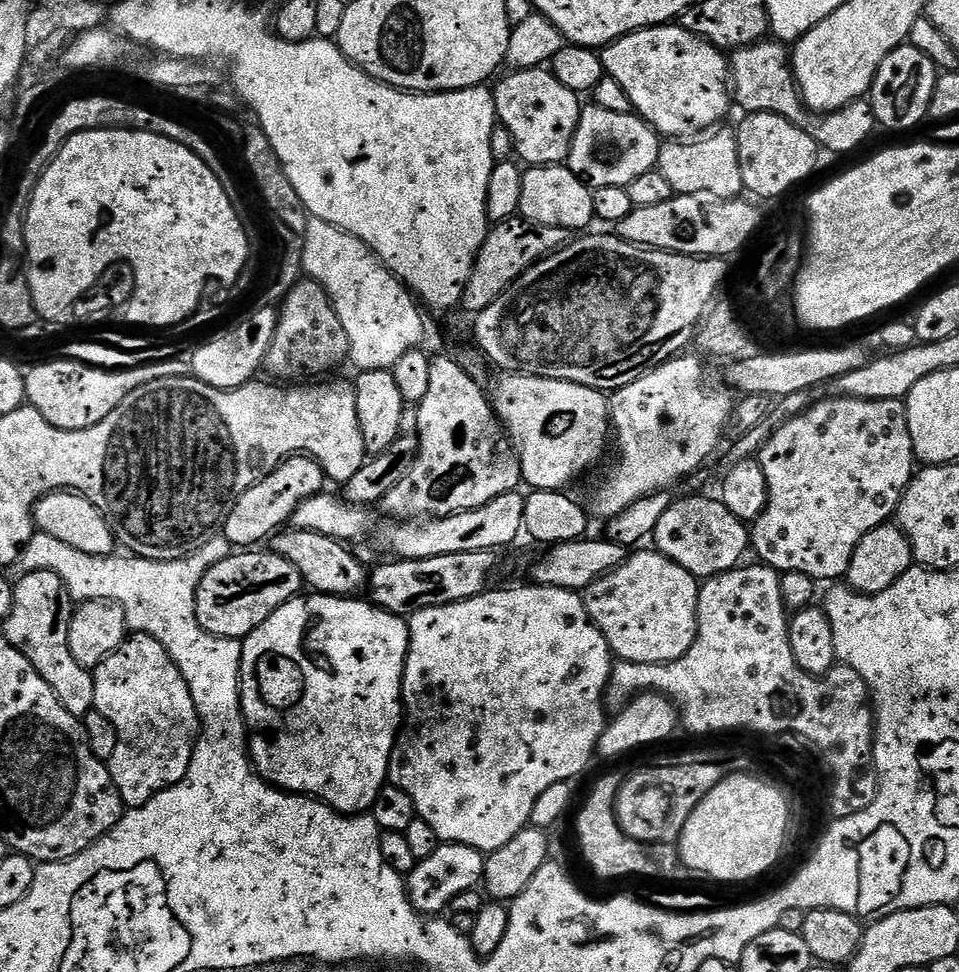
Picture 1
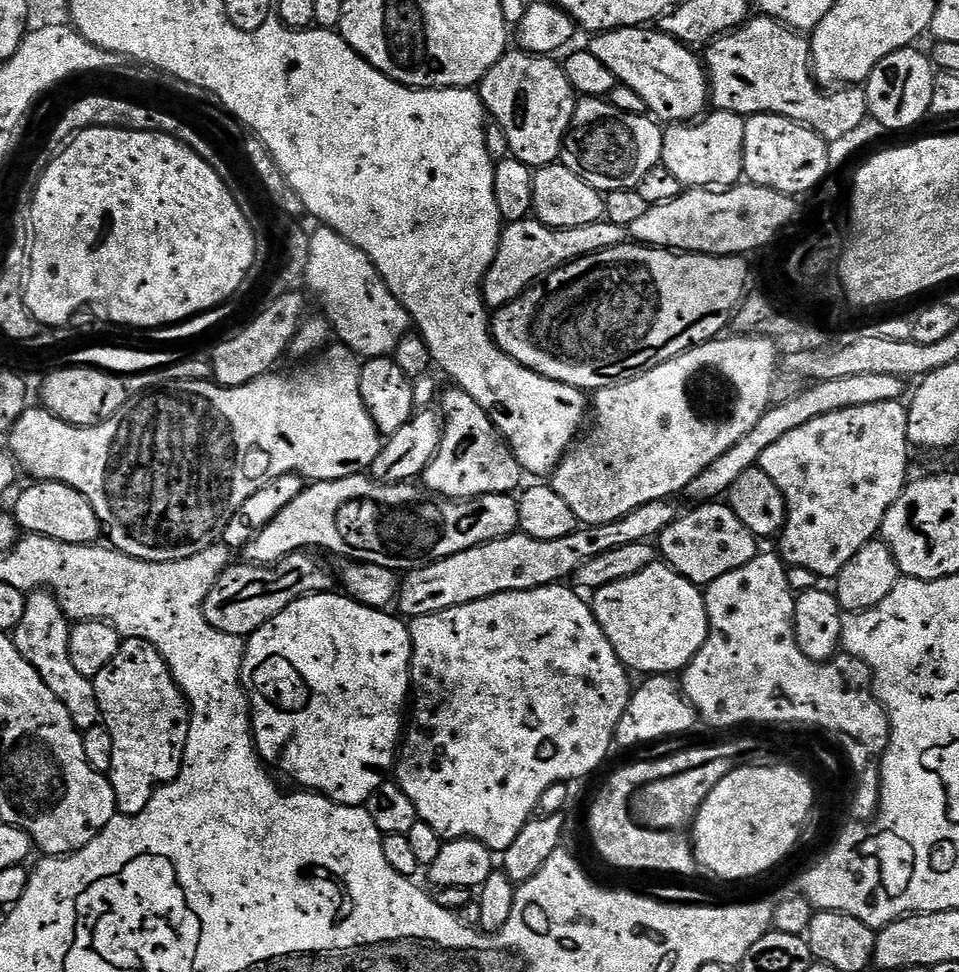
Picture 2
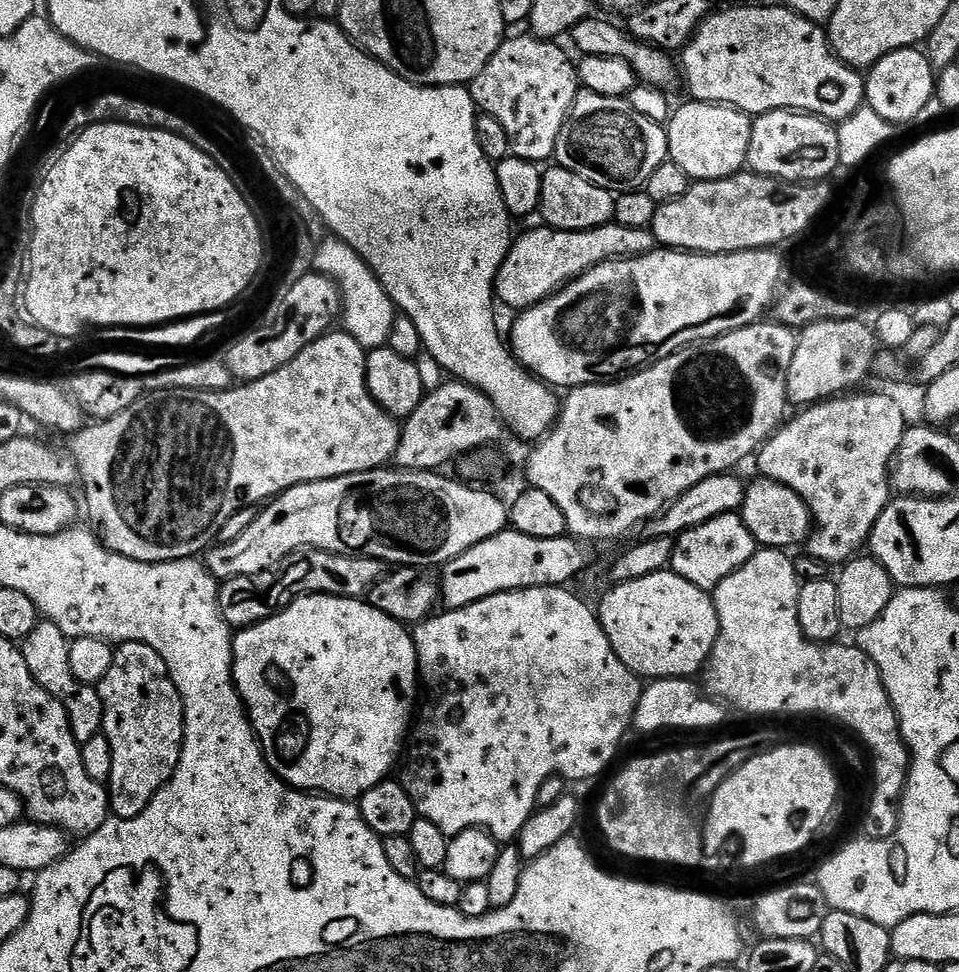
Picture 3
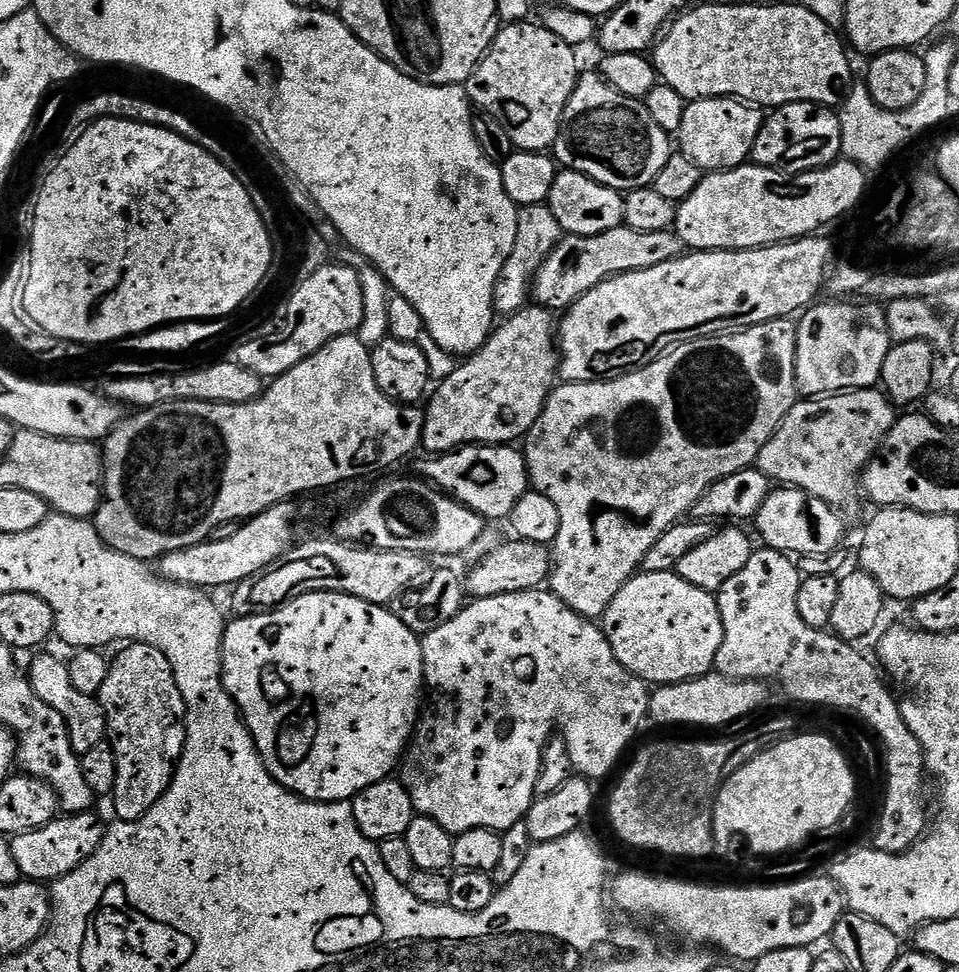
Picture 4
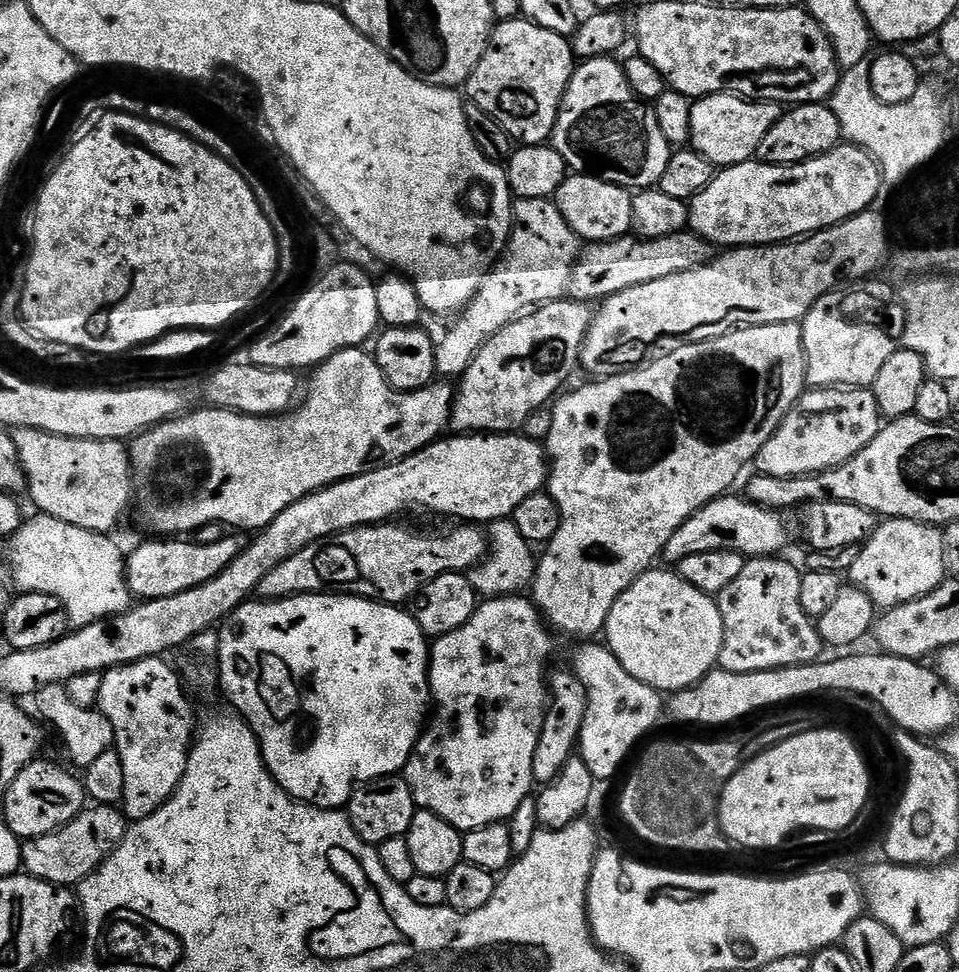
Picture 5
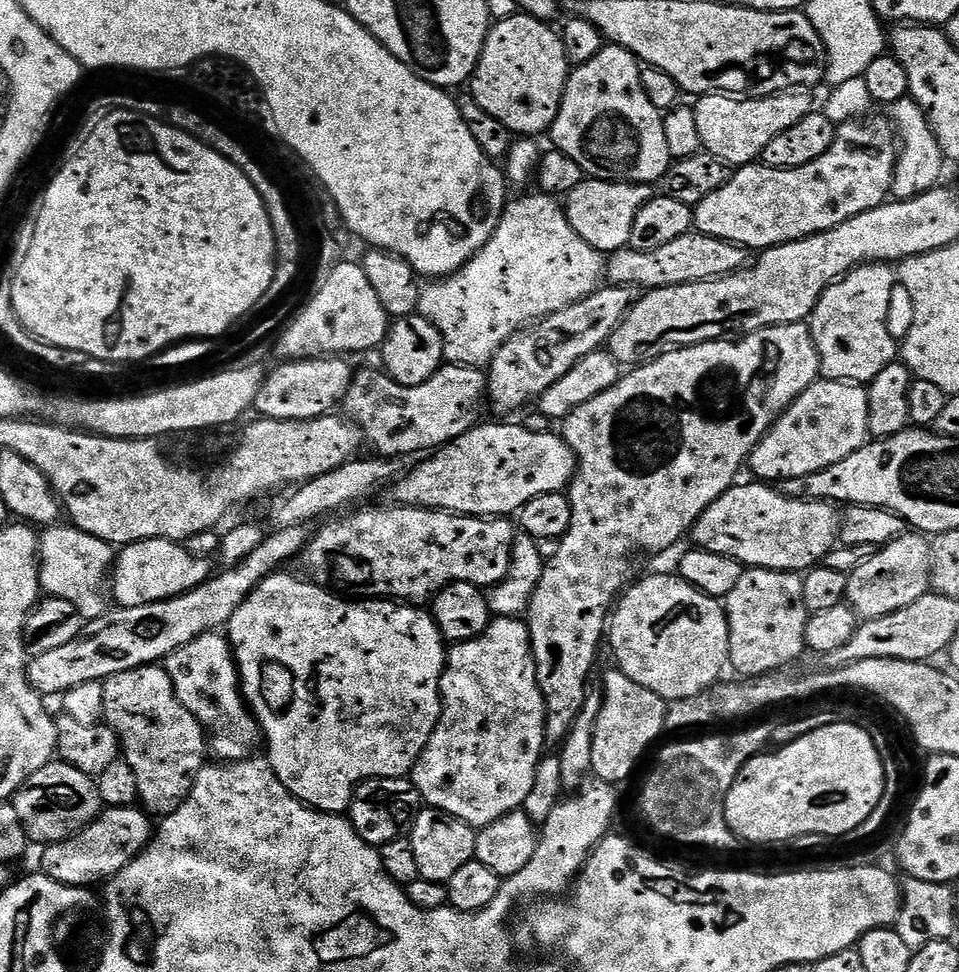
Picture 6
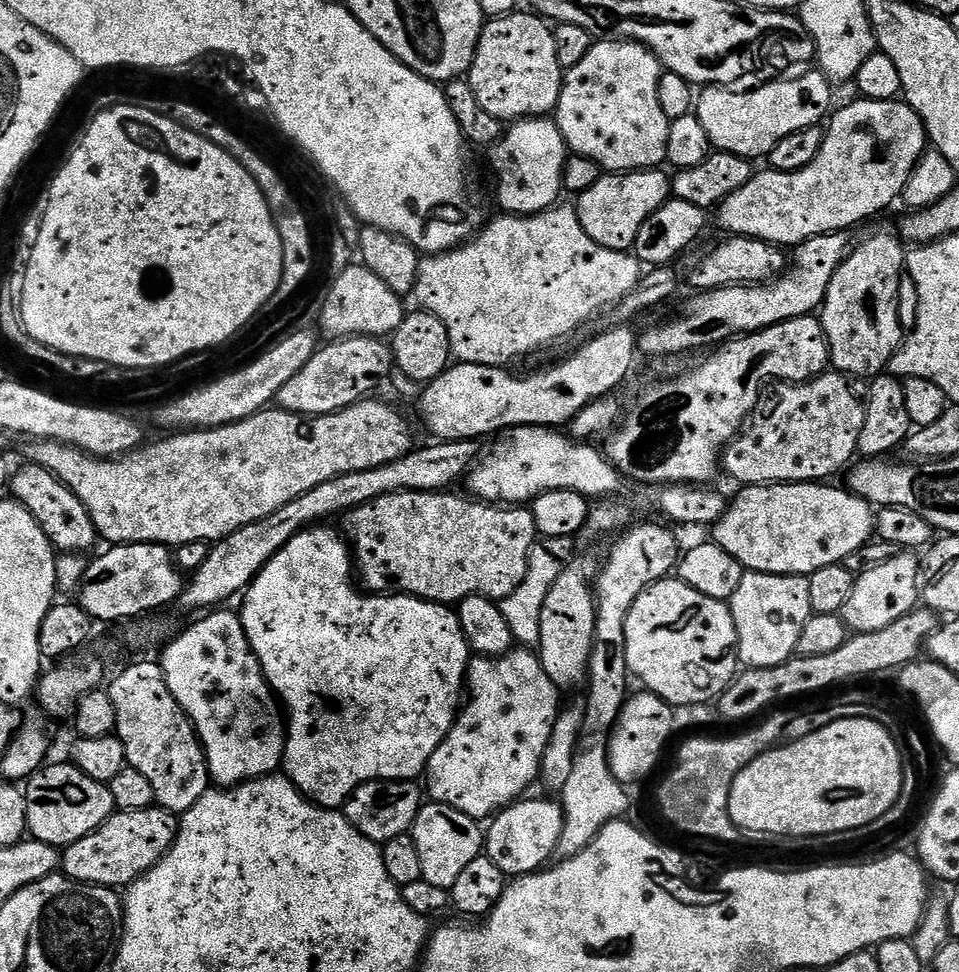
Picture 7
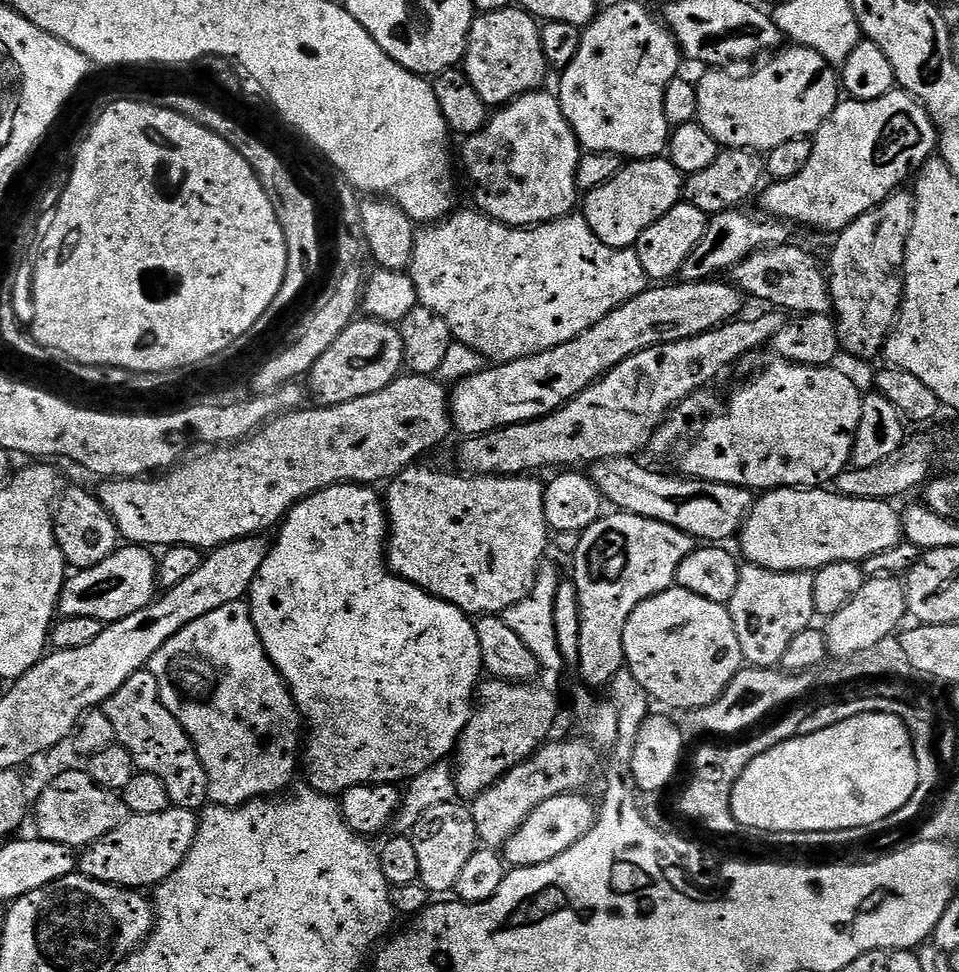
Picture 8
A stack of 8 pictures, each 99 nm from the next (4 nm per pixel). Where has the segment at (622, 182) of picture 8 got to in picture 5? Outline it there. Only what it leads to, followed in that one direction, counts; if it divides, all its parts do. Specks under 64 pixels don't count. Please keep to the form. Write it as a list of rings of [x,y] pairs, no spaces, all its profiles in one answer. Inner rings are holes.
[[[569,174],[558,186],[554,197],[554,203],[566,218],[570,230],[574,230],[576,235],[584,242],[599,242],[601,240],[617,240],[620,236],[629,235],[632,231],[632,198],[633,193],[627,188],[606,182],[597,176],[581,176],[579,174]]]

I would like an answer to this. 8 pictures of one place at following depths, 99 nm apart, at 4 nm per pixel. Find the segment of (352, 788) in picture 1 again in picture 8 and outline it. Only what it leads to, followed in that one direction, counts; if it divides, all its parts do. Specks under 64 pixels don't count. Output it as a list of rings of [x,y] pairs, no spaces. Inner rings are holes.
[[[357,483],[332,484],[320,492],[315,492],[313,496],[305,496],[288,511],[279,525],[275,533],[276,544],[274,540],[269,547],[268,557],[262,562],[262,570],[258,570],[250,593],[252,621],[260,635],[262,646],[272,659],[272,665],[280,671],[282,678],[288,683],[288,688],[292,691],[292,697],[296,699],[303,723],[306,725],[306,743],[302,748],[302,776],[308,779],[305,780],[307,787],[331,797],[359,784],[399,785],[430,770],[430,766],[447,761],[453,755],[456,745],[460,743],[460,736],[472,717],[484,667],[476,625],[468,613],[458,606],[423,592],[418,585],[406,582],[401,576],[388,571],[386,559],[388,513],[382,503],[381,493],[379,496],[376,491],[375,487],[361,486]]]

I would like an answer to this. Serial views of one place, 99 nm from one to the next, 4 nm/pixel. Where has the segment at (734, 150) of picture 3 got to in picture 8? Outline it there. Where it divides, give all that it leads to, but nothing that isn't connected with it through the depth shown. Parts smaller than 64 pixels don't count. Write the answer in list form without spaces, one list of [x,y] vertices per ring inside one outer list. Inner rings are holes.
[[[788,46],[765,60],[768,61],[749,76],[708,70],[696,84],[696,120],[724,148],[746,148],[766,154],[781,142],[790,142],[790,138],[815,137],[842,99],[841,77],[822,54]]]

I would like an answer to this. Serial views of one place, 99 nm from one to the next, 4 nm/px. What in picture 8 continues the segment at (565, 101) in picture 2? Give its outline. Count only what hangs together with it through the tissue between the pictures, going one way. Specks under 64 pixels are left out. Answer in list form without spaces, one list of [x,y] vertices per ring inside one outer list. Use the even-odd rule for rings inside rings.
[[[519,6],[497,12],[481,12],[473,19],[462,67],[474,90],[490,106],[511,104],[527,92],[537,91],[550,73],[542,46],[541,25]]]

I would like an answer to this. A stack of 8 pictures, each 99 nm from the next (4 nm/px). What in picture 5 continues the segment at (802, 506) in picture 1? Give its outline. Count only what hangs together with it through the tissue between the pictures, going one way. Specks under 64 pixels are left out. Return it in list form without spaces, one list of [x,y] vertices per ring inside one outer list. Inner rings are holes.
[[[814,388],[805,391],[798,402],[786,414],[778,430],[762,446],[756,455],[754,468],[765,476],[811,476],[814,472],[825,472],[845,464],[854,454],[858,454],[879,434],[882,417],[878,402],[871,390],[866,388]]]

